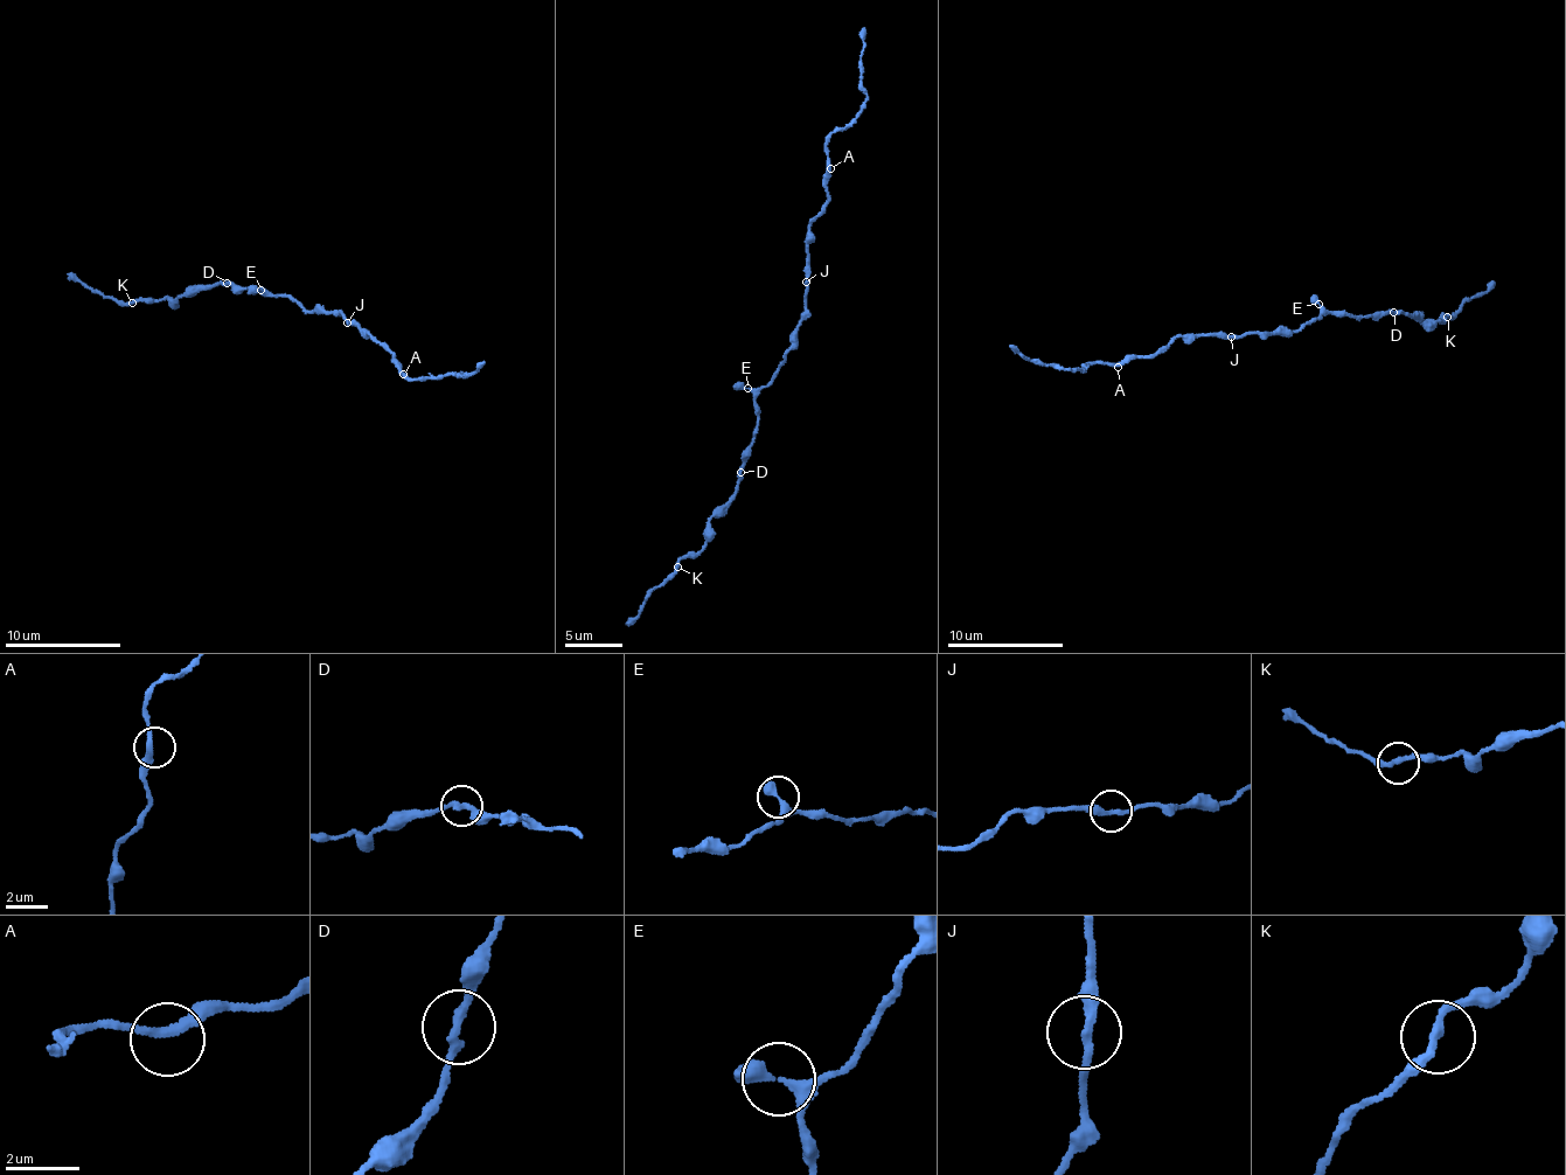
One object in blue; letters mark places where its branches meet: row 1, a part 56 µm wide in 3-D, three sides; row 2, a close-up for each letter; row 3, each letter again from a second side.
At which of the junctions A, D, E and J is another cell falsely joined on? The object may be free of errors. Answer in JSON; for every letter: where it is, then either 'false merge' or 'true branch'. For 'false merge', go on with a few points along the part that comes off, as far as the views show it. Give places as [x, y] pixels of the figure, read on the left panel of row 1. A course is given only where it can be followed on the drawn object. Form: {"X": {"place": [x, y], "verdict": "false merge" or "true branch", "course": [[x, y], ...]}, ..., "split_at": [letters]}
{"A": {"place": [403, 374], "verdict": "true branch"}, "D": {"place": [227, 283], "verdict": "true branch"}, "E": {"place": [260, 290], "verdict": "true branch"}, "J": {"place": [347, 322], "verdict": "true branch"}, "split_at": []}

